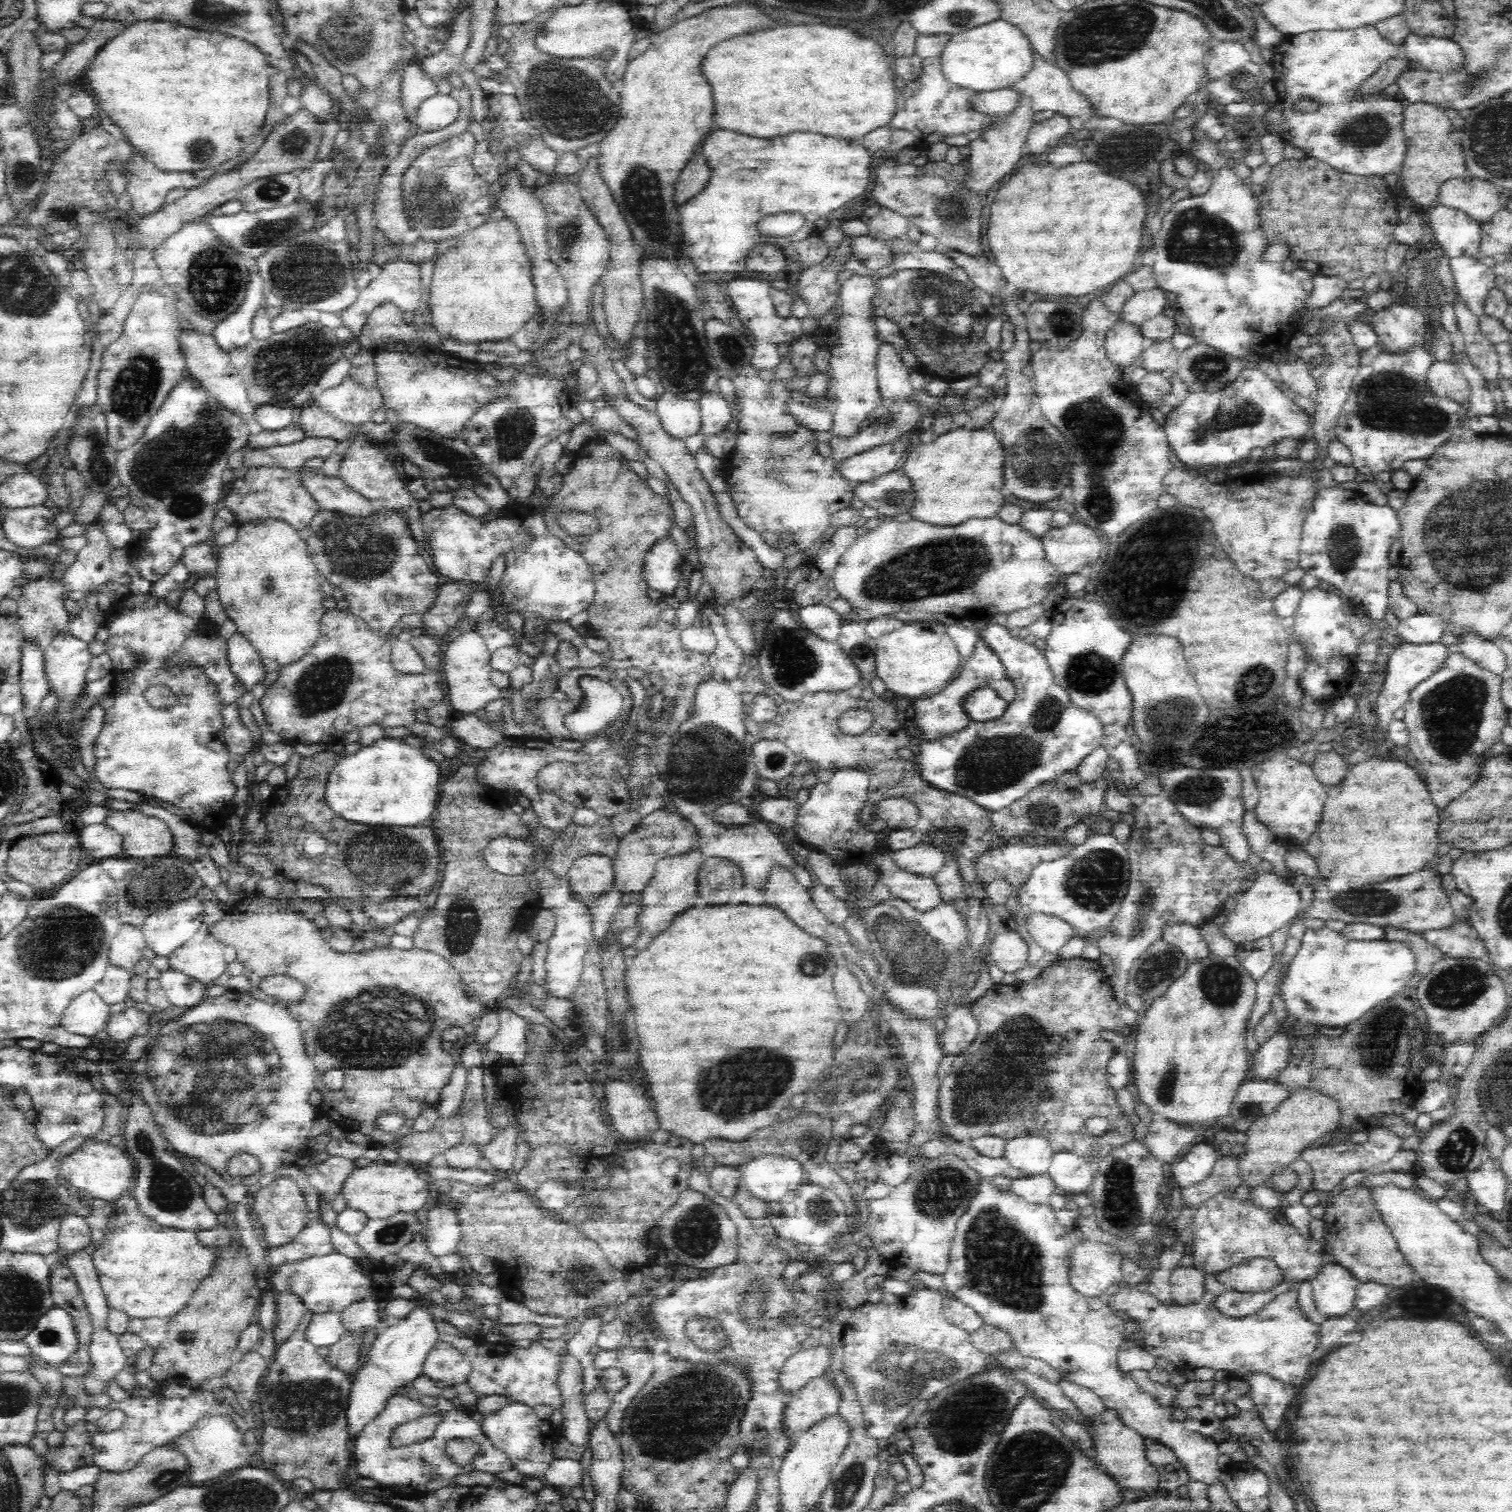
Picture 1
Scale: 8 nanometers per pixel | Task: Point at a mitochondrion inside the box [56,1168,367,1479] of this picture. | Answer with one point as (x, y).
(302, 1409)

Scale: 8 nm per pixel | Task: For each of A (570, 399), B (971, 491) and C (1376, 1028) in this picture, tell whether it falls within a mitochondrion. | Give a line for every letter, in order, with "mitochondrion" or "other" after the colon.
A: other
B: other
C: other

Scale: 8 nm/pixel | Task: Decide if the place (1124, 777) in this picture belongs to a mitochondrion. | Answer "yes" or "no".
no

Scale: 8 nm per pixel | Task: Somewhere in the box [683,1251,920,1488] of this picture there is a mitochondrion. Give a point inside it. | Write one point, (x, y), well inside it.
(769, 1437)

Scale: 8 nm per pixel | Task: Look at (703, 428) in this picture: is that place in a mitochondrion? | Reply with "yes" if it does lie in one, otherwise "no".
no

